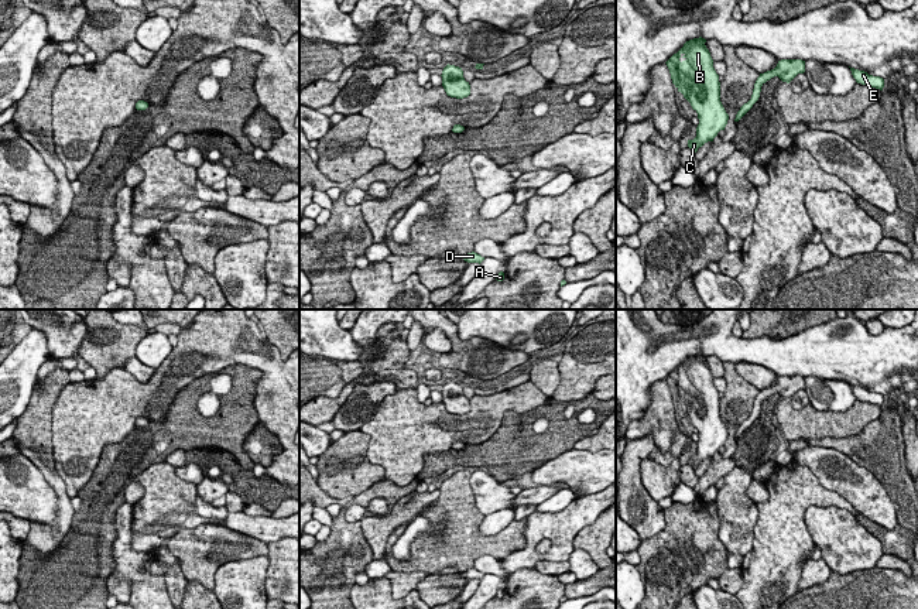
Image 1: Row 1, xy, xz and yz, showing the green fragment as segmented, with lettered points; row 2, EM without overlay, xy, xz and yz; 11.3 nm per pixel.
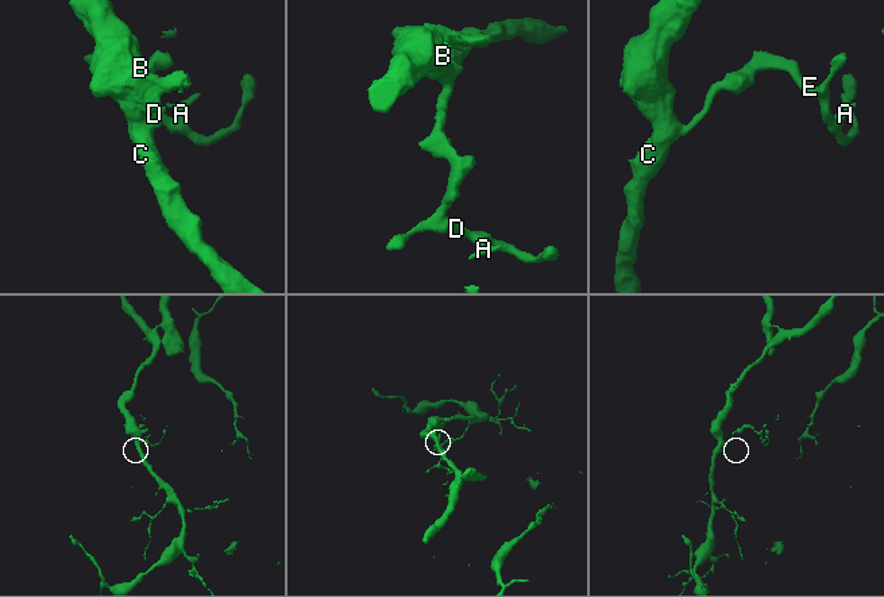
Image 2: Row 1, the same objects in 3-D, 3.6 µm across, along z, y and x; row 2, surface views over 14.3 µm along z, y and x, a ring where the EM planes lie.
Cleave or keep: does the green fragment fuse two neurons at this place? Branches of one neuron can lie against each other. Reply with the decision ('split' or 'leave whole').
split

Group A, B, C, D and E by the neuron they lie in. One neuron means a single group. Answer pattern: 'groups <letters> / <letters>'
groups A D E / B C

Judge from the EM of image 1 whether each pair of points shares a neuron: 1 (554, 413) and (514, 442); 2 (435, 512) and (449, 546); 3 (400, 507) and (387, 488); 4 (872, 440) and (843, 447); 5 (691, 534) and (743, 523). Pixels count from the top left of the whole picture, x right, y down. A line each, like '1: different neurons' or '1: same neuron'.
1: same neuron
2: same neuron
3: different neurons
4: same neuron
5: different neurons

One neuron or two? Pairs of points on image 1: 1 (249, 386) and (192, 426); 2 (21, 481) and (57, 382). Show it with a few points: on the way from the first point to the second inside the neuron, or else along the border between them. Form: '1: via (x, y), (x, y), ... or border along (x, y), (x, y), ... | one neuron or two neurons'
1: via (237, 401), (213, 426), (208, 426) | one neuron
2: border along (21, 452), (50, 485) | two neurons

